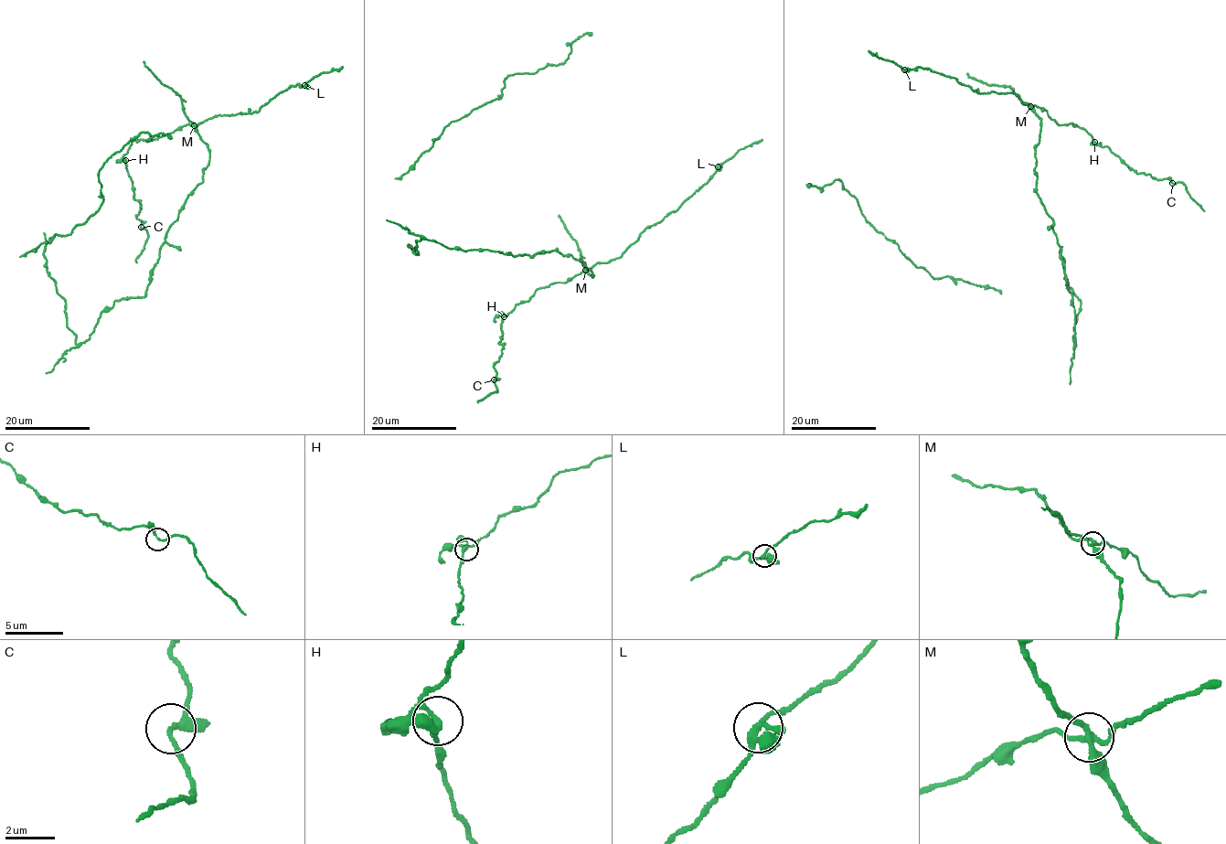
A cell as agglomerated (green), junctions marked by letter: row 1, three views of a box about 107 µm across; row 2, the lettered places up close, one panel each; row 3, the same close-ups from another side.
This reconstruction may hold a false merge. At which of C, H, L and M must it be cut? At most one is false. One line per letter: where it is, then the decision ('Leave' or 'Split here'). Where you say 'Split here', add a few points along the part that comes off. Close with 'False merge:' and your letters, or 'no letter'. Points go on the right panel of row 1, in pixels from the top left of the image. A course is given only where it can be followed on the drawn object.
C: Place: (1172, 183). Leave
H: Place: (1094, 142). Leave
L: Place: (904, 69). Leave
M: Place: (1030, 106). Split here. Course of the part to remove: (1031, 105), (1041, 124), (1036, 193), (1060, 248), (1074, 345), (1081, 302), (1068, 286), (1062, 246)
False merge: M

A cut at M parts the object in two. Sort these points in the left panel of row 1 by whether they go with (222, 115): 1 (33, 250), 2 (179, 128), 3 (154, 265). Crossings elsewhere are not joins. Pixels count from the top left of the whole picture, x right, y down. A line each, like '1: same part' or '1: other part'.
1: same part
2: same part
3: other part

